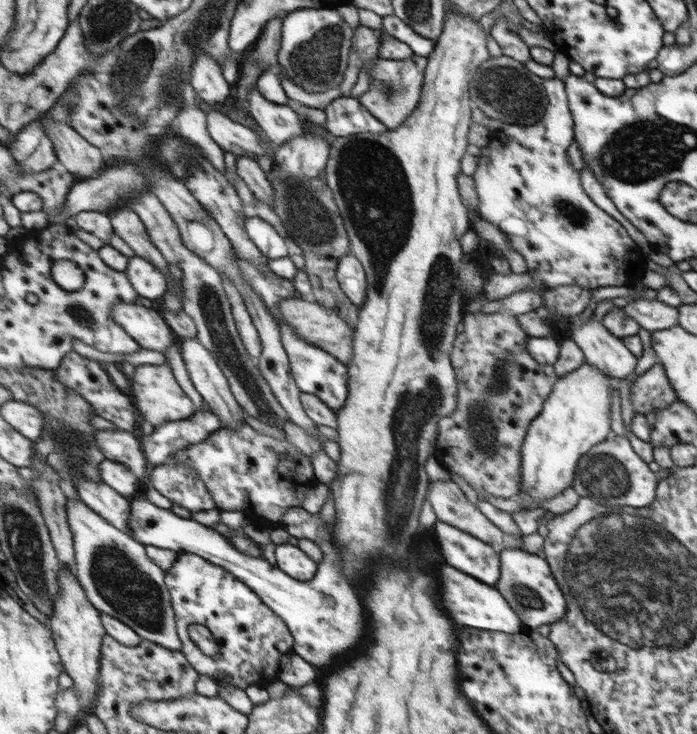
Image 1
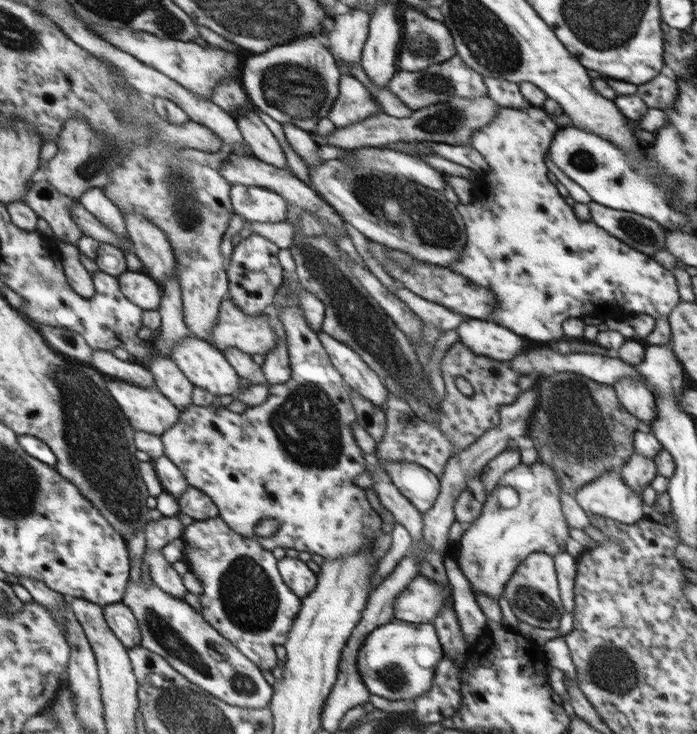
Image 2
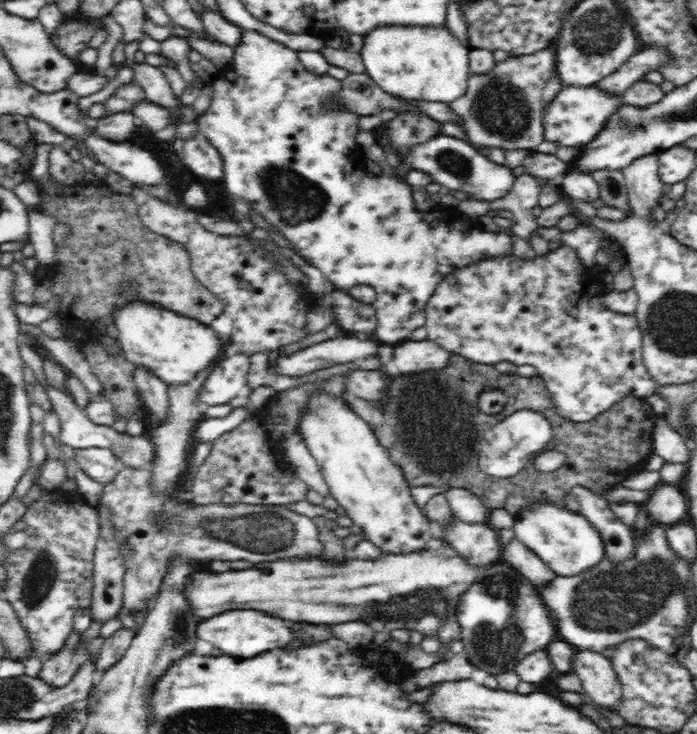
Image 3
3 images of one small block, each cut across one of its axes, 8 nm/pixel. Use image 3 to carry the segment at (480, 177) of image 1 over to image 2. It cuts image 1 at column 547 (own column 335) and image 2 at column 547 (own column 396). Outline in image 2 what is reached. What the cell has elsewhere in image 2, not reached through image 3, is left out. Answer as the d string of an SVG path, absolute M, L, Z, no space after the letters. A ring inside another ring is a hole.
M499 107L495 118L485 126L478 128L470 136L470 145L479 151L479 154L487 161L490 170L483 171L481 178L476 178L477 182L481 180L481 188L477 194L477 198L471 203L460 204L457 209L460 212L462 221L464 222L466 241L464 244L461 256L454 263L451 263L448 268L455 273L460 273L467 280L481 288L488 288L494 295L494 309L490 312L488 320L501 325L503 328L508 328L513 334L527 338L527 340L537 340L537 342L549 342L549 340L559 340L561 338L561 322L567 318L575 318L581 314L589 314L593 310L597 310L599 306L607 306L613 312L619 314L627 314L634 316L637 314L648 314L653 317L653 330L644 338L649 345L666 345L670 342L670 326L668 323L668 314L673 310L673 307L680 301L679 285L672 272L666 269L664 265L657 264L649 255L642 254L633 248L629 248L624 242L617 240L614 236L607 234L605 230L595 226L593 222L585 222L581 220L581 216L577 216L577 208L573 208L573 204L569 204L569 200L565 200L565 196L561 196L561 192L557 191L557 181L550 176L547 168L543 163L543 156L548 152L548 148L553 138L554 132L557 132L559 127L553 120L550 120L545 115L545 112L537 107L513 108Z

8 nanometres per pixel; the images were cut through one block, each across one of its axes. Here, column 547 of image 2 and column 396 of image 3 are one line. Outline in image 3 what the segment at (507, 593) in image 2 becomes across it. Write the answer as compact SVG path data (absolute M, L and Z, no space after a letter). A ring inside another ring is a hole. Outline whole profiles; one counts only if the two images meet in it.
M434 537L429 540L420 552L401 554L385 553L378 560L346 559L345 561L324 561L312 557L292 557L280 559L280 562L260 562L248 570L232 572L198 572L192 576L192 586L188 588L188 600L196 608L196 616L212 618L228 610L258 610L258 612L276 612L284 620L312 622L312 624L342 624L352 621L370 621L374 627L373 640L383 645L389 638L391 630L406 628L418 630L423 635L435 636L440 642L454 640L454 630L459 627L457 604L460 596L474 584L480 567L470 565L464 557L442 539Z

